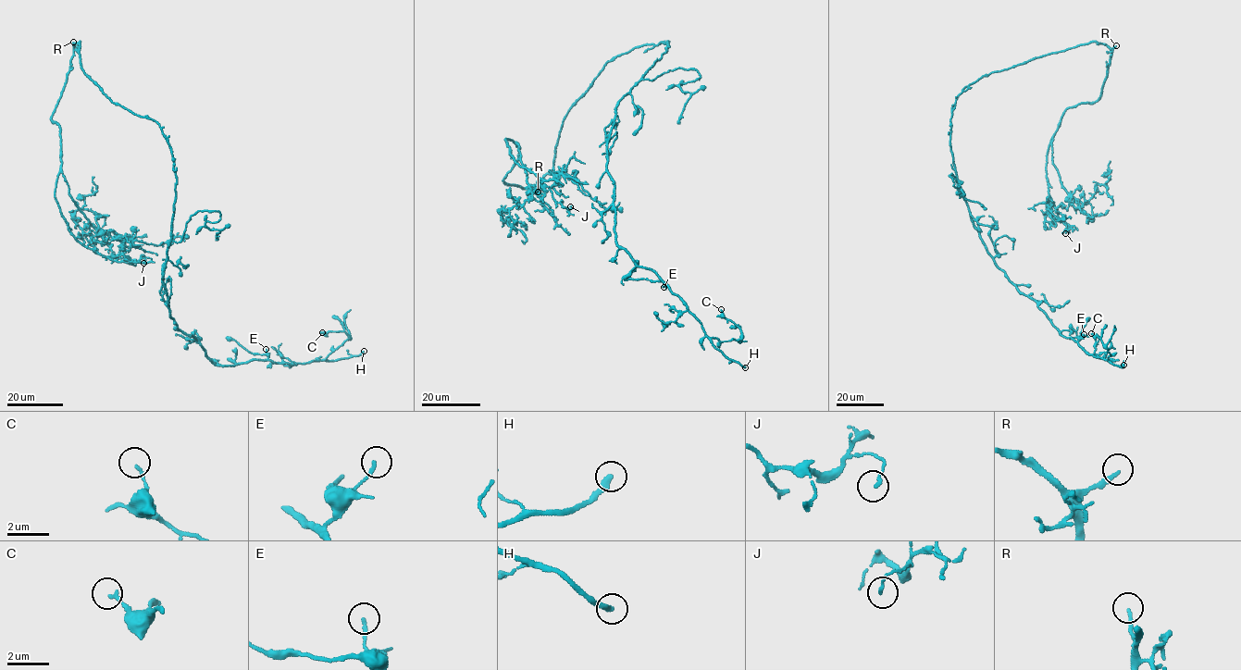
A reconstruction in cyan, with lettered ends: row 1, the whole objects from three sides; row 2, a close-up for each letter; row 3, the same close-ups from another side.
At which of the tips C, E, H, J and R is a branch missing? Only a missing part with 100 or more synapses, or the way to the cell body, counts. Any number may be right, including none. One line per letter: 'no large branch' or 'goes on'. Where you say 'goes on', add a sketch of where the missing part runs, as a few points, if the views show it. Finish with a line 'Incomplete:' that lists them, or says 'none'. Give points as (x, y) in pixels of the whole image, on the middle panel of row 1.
C: no large branch
E: no large branch
H: goes on
J: no large branch
R: goes on | (538, 192), (549, 209), (532, 255), (532, 274), (536, 288), (571, 330), (586, 338), (586, 336)
Incomplete: H, R

